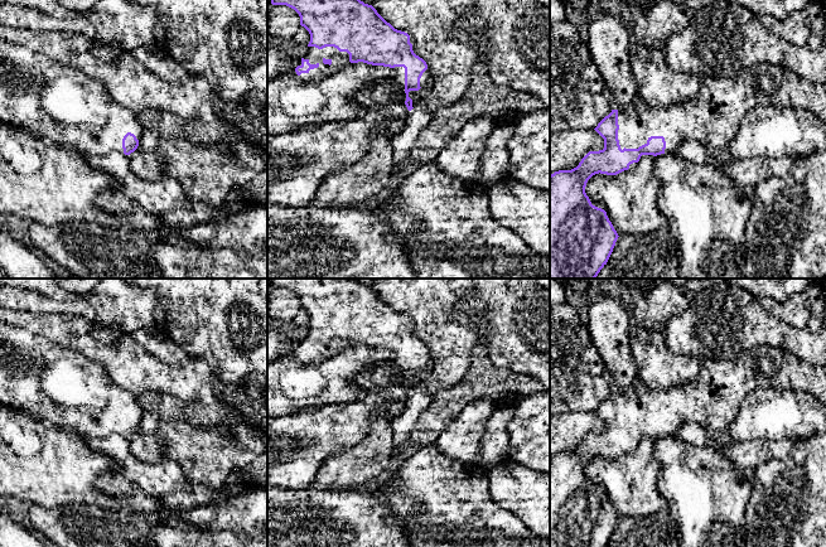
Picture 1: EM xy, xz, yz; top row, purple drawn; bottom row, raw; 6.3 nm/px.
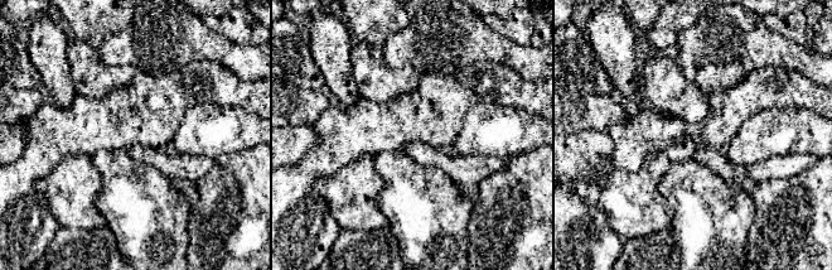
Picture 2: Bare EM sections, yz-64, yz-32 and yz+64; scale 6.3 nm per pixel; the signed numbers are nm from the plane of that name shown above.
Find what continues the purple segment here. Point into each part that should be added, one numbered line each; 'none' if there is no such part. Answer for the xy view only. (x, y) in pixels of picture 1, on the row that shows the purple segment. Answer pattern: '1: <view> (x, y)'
1: xy (62, 105)

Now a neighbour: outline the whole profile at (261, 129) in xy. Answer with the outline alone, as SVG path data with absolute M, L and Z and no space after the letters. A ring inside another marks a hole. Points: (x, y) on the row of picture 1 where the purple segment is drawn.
M267 92L247 93L246 106L232 118L232 124L224 140L203 147L188 140L183 118L169 112L160 115L156 154L164 161L165 175L179 181L190 203L203 202L221 210L233 188L243 187L264 170L261 147L267 146Z

